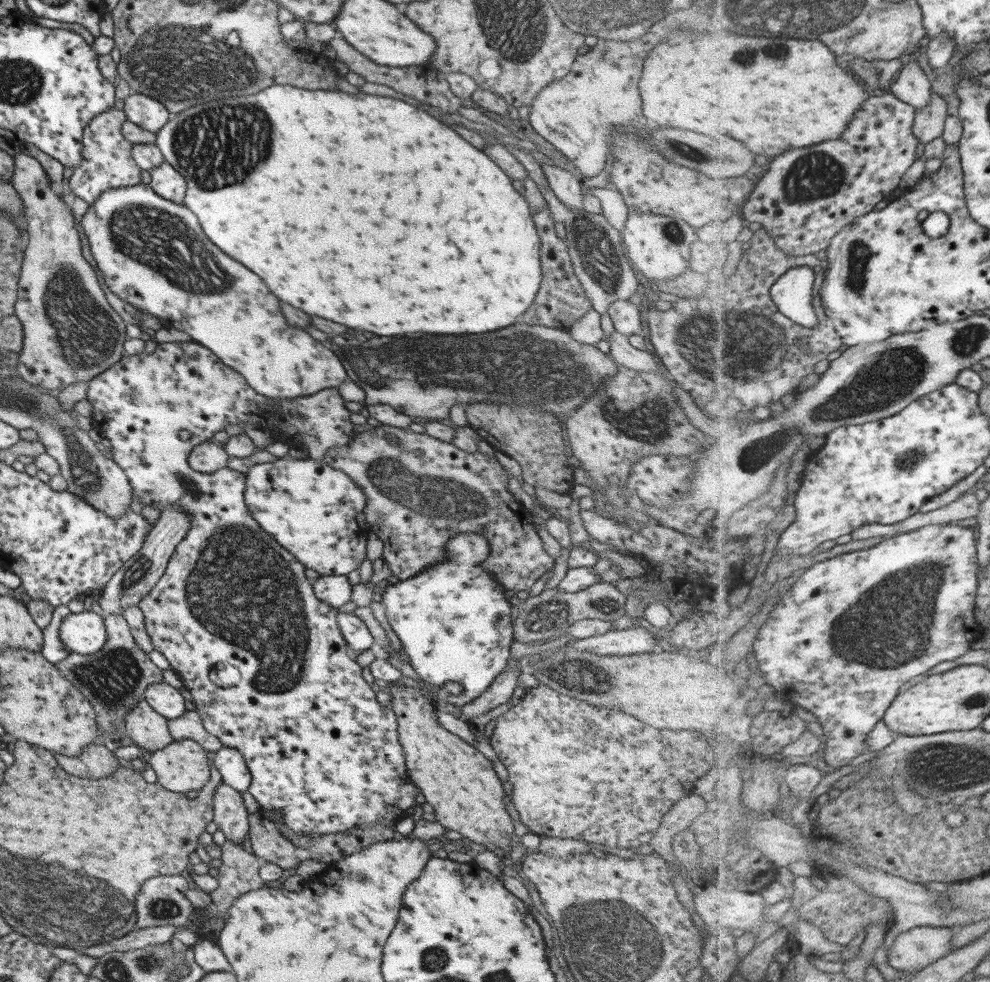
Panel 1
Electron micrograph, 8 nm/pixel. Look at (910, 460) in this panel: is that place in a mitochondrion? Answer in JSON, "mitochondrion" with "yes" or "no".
{"mitochondrion":"yes"}

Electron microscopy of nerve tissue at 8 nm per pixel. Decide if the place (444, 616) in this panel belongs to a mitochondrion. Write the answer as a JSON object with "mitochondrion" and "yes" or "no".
{"mitochondrion":"yes"}

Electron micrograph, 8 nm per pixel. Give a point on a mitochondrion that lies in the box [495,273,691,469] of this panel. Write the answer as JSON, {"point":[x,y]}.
{"point":[649,422]}

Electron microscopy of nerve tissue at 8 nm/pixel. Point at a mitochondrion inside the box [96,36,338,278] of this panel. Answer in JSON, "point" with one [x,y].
{"point":[245,135]}

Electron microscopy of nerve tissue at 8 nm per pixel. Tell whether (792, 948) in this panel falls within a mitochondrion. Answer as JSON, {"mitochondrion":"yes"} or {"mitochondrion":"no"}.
{"mitochondrion":"no"}

